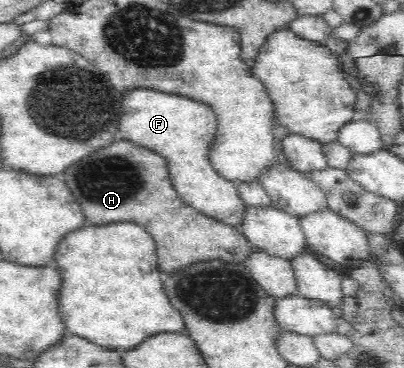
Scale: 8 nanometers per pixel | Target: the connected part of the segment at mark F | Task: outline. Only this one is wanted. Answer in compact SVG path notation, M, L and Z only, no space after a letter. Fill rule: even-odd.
M133 90L124 93L122 100L123 115L118 125L121 139L165 156L171 183L189 207L239 229L244 223L246 203L232 182L223 179L210 162L218 128L215 112L209 106L193 103L191 99L161 95L157 91Z

